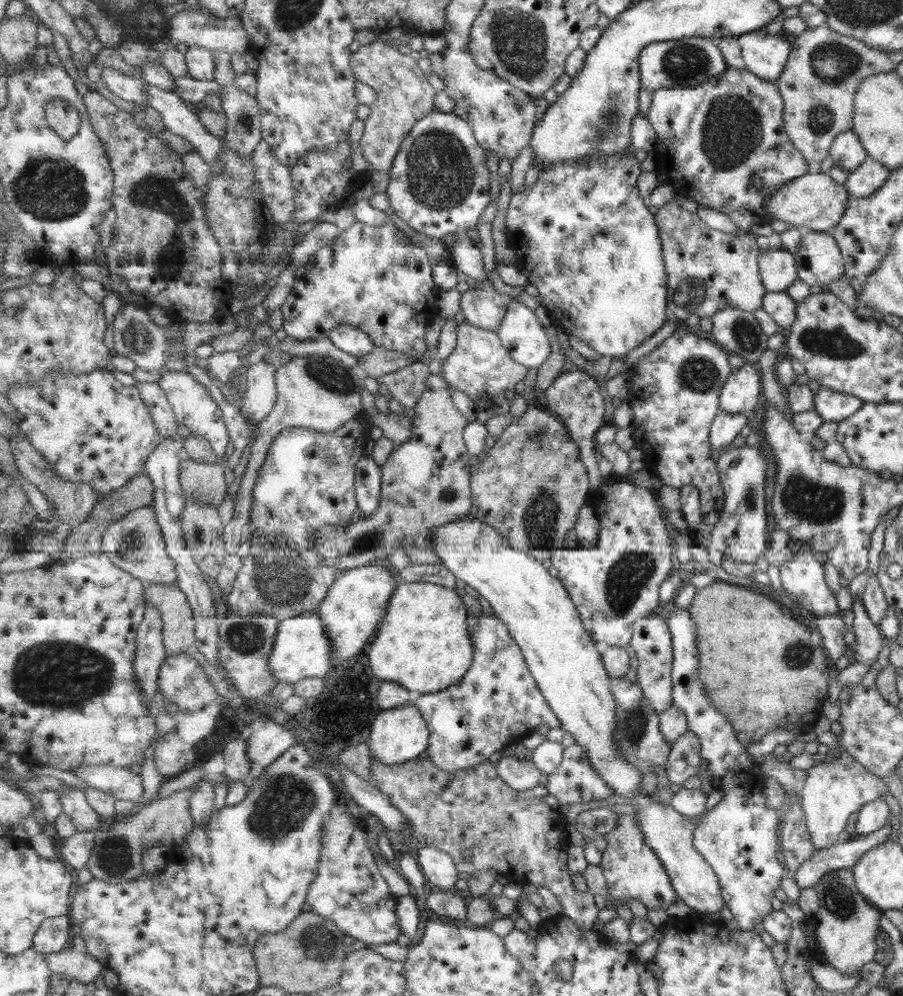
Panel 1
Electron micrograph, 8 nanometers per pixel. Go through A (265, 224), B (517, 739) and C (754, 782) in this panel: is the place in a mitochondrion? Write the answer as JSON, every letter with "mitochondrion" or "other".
{"A":"other","B":"other","C":"other"}

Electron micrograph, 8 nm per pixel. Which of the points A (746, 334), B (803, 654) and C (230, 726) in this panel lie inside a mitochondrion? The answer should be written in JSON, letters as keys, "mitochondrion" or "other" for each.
{"A":"mitochondrion","B":"mitochondrion","C":"other"}

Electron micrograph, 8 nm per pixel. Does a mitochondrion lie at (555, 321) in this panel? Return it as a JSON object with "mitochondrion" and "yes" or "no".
{"mitochondrion":"no"}

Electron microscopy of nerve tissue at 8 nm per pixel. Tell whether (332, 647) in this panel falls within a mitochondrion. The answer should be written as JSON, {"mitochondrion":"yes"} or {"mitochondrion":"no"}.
{"mitochondrion":"no"}

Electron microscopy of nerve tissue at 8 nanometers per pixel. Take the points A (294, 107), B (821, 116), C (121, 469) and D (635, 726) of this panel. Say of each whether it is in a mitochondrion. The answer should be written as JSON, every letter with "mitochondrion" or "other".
{"A":"other","B":"mitochondrion","C":"other","D":"mitochondrion"}

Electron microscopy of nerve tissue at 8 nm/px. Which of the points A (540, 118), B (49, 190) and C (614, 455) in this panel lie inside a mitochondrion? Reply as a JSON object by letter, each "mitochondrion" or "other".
{"A":"other","B":"mitochondrion","C":"other"}

